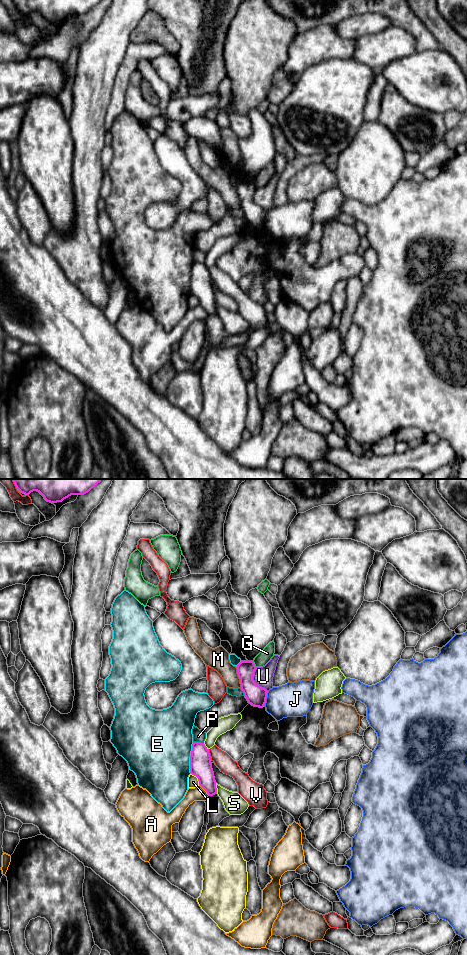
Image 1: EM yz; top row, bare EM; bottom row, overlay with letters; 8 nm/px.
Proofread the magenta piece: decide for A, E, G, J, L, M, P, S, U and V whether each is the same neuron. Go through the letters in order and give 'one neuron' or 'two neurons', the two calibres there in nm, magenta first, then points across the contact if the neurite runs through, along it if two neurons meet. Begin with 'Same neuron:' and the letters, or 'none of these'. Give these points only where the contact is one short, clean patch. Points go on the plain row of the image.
Same neuron: A
A: one neuron; calibres 180 and 110 nm
E: two neurons; calibres 180 and 500 nm
G: two neurons; calibres 160 and 100 nm
J: two neurons; calibres 160 and 280 nm; border yz (268, 211), (264, 224)
L: two neurons; calibres 180 and 90 nm
M: two neurons; calibres 160 and 170 nm
P: two neurons; calibres 180 and 100 nm
S: two neurons; calibres 180 and 170 nm
U: two neurons; calibres 160 and 160 nm; border yz (255, 187), (253, 200), (267, 211)
V: two neurons; calibres 180 and 140 nm

